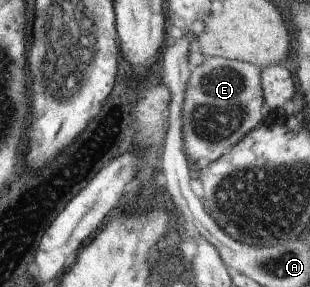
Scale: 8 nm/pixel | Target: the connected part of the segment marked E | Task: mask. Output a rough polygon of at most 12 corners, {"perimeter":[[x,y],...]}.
{"perimeter":[[208,56],[181,108],[189,162],[227,153],[266,112],[260,68]]}

